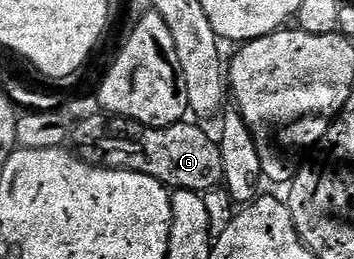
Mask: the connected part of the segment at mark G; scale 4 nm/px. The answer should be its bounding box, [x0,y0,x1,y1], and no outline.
[108,120,224,194]

